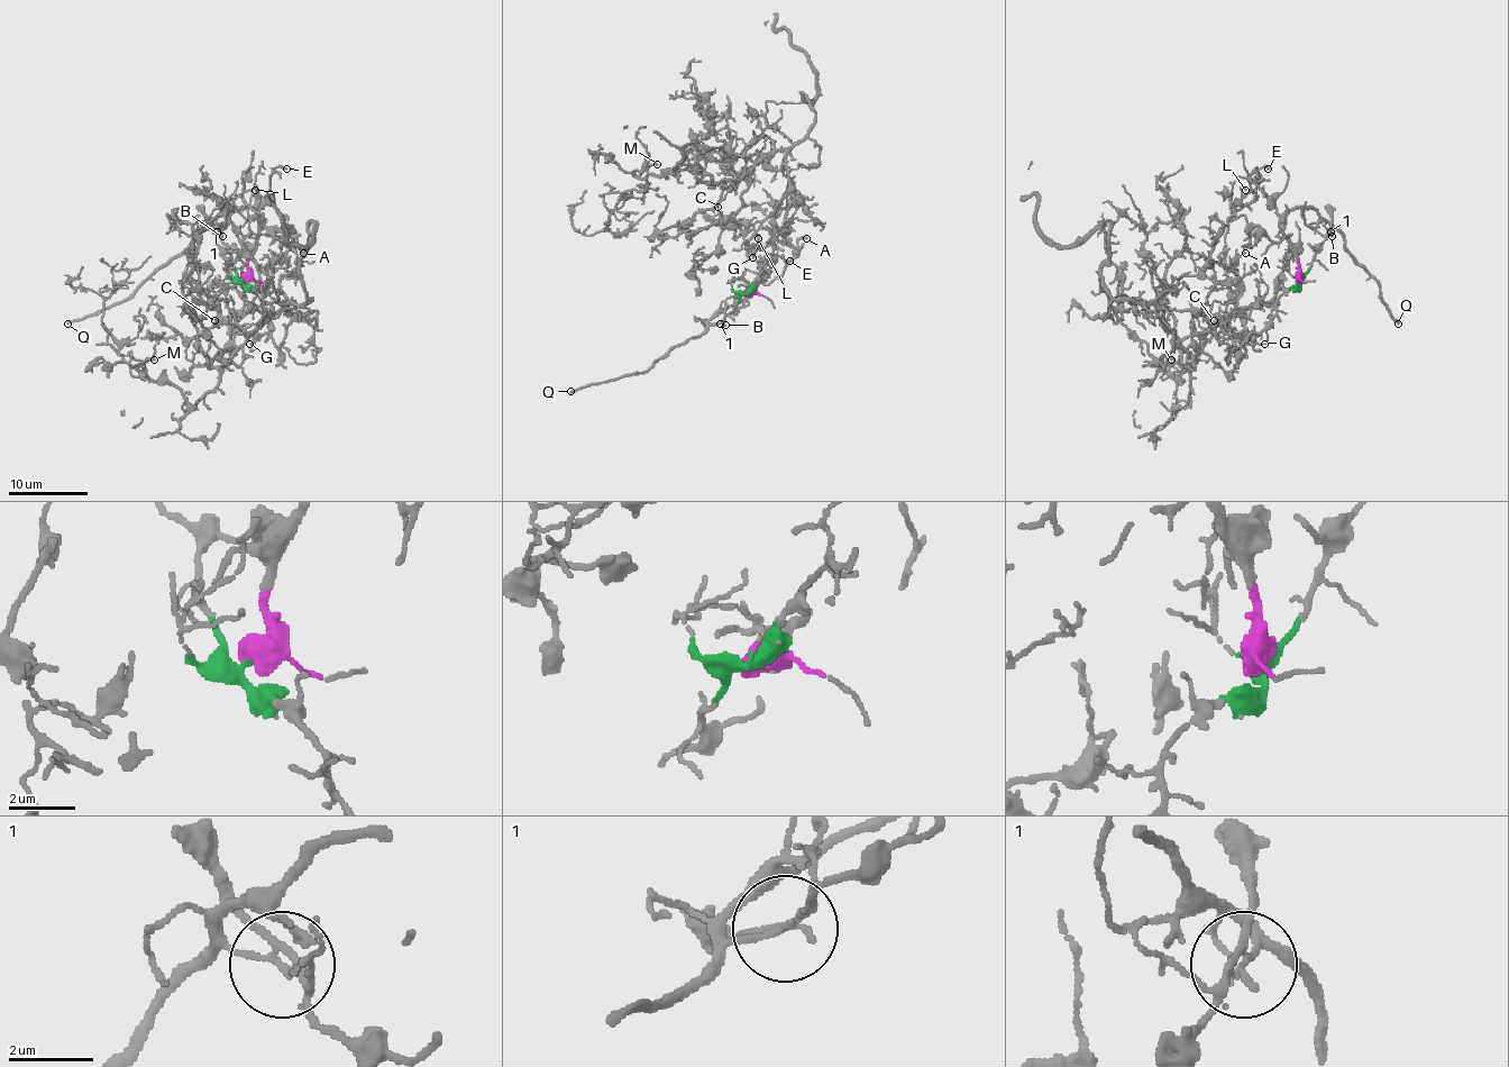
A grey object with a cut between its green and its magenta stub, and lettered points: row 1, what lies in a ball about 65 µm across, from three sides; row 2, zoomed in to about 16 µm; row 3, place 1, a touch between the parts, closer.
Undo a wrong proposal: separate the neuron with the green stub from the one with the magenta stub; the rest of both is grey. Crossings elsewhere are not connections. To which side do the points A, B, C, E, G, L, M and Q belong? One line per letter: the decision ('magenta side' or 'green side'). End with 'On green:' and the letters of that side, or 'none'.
A: magenta side
B: magenta side
C: green side
E: magenta side
G: green side
L: green side
M: green side
Q: magenta side
On green: C, G, L, M

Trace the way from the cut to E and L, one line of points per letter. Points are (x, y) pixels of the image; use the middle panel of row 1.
E: (747, 291), (761, 280), (761, 267), (773, 255), (773, 244), (779, 255), (789, 262)
L: (747, 291), (771, 265), (773, 239), (795, 198), (790, 148), (780, 172), (798, 202), (775, 210), (757, 238)

